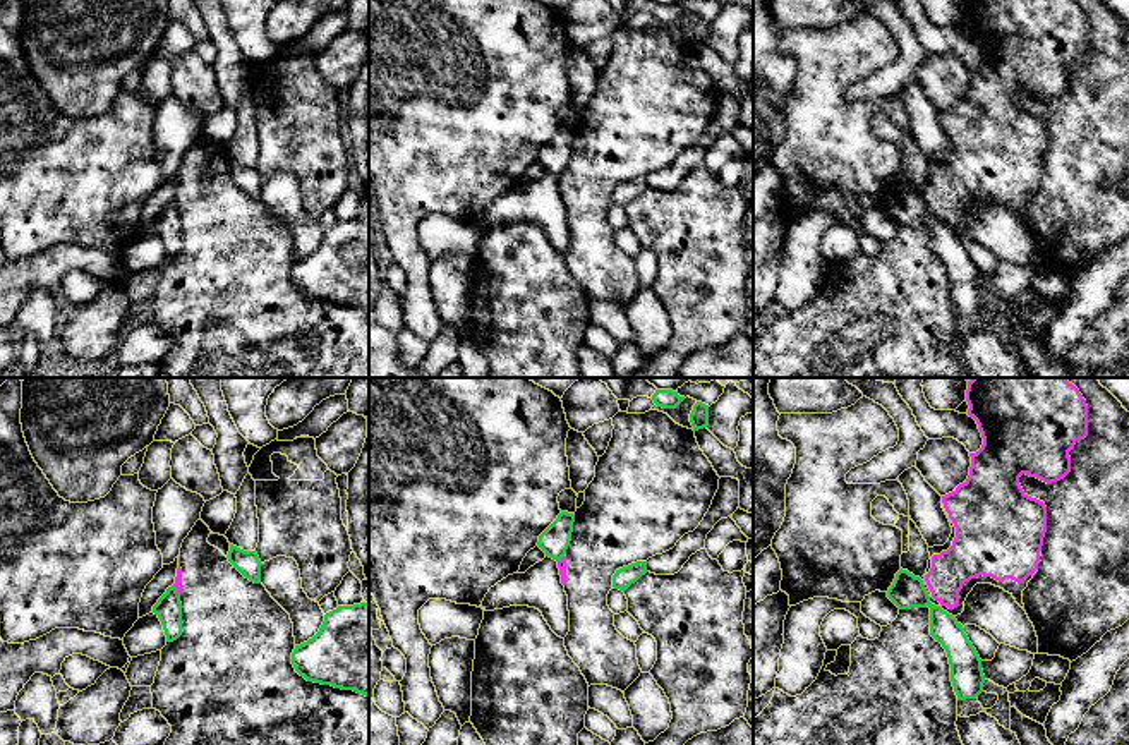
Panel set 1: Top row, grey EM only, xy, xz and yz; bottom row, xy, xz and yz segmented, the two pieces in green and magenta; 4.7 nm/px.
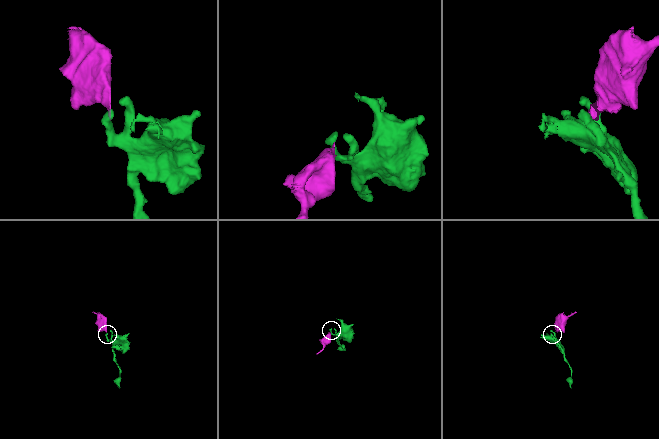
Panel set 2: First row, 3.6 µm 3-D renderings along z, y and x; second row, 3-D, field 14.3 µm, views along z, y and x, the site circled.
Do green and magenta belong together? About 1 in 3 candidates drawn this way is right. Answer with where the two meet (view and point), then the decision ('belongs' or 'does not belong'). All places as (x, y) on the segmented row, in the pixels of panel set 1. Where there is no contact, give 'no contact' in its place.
contact xz (561, 557); does not belong

